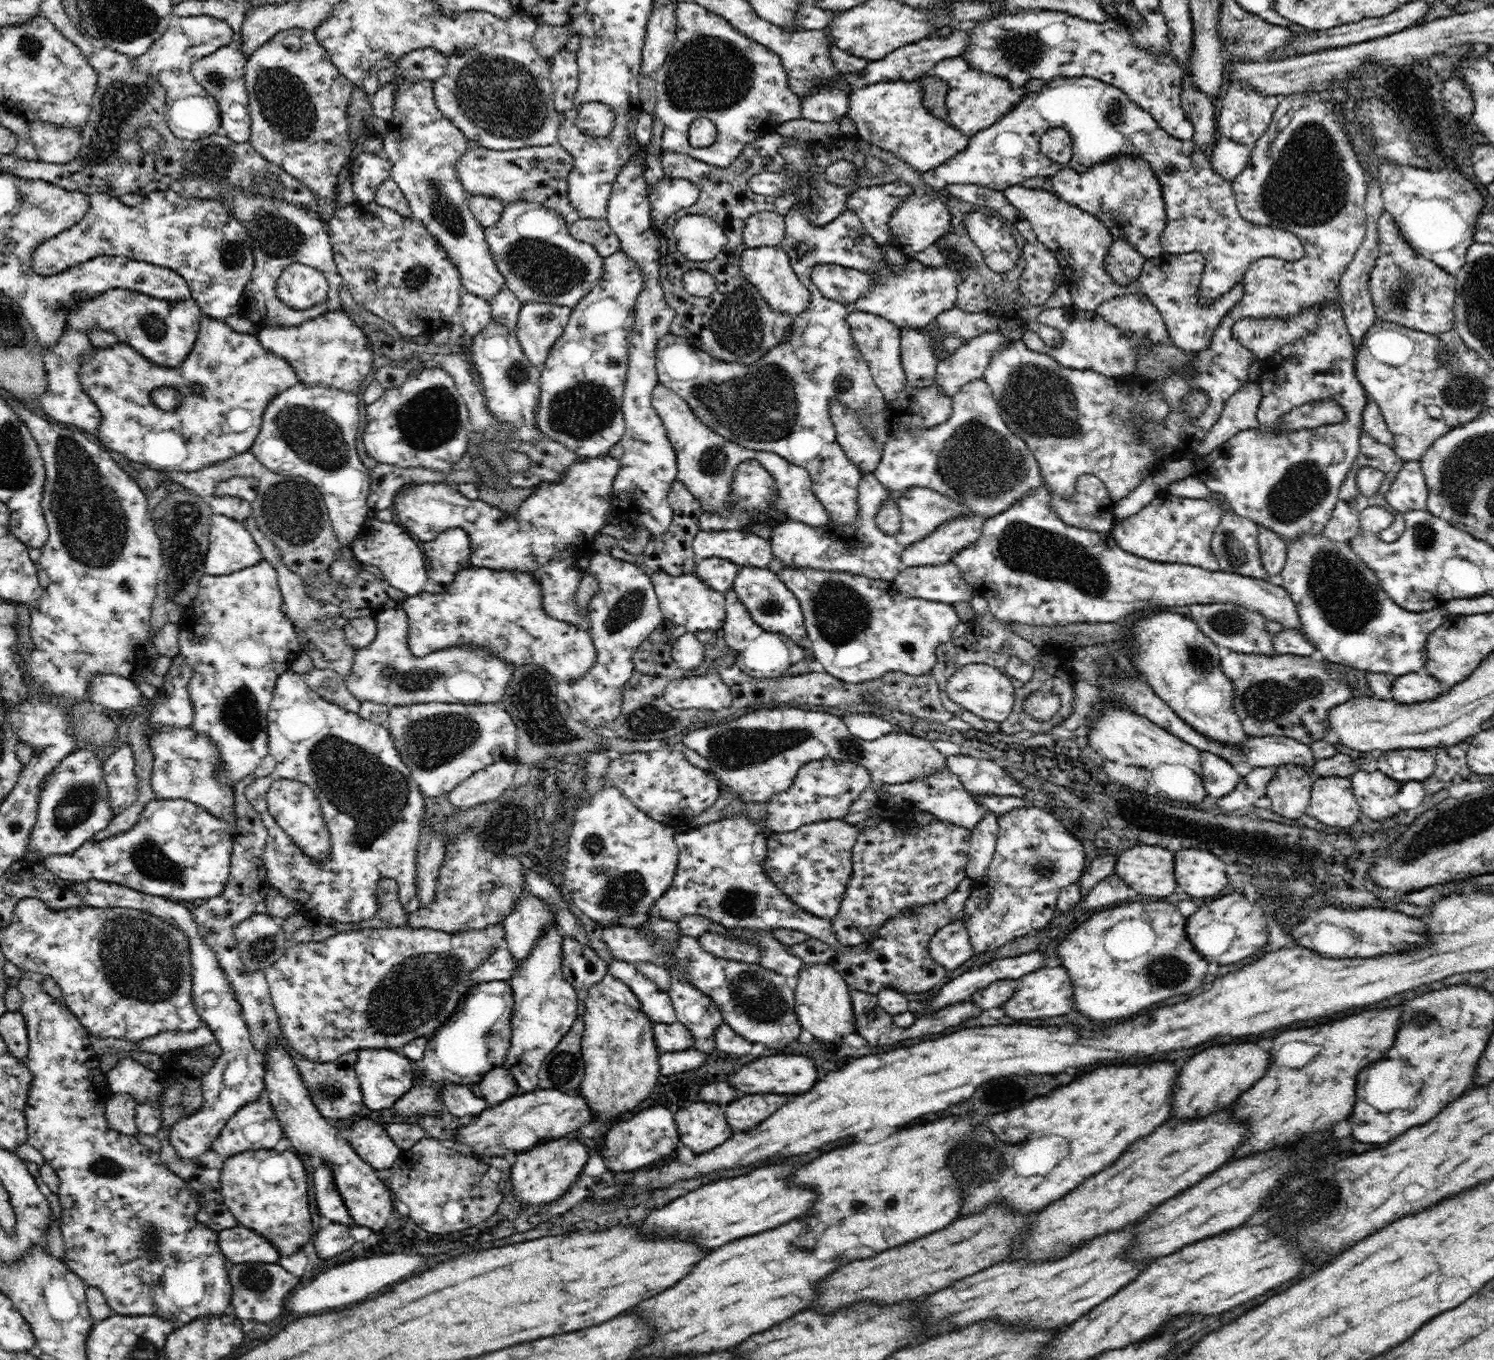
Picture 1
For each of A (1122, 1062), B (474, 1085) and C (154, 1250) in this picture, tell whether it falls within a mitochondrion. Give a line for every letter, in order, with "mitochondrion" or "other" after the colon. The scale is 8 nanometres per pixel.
A: other
B: other
C: mitochondrion

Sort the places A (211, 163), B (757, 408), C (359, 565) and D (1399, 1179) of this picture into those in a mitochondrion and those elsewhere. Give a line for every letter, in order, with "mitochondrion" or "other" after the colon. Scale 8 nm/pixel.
A: mitochondrion
B: mitochondrion
C: other
D: other

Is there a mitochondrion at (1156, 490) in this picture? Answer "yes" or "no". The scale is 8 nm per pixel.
no

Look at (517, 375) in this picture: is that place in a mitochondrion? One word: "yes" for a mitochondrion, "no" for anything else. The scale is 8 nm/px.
yes

